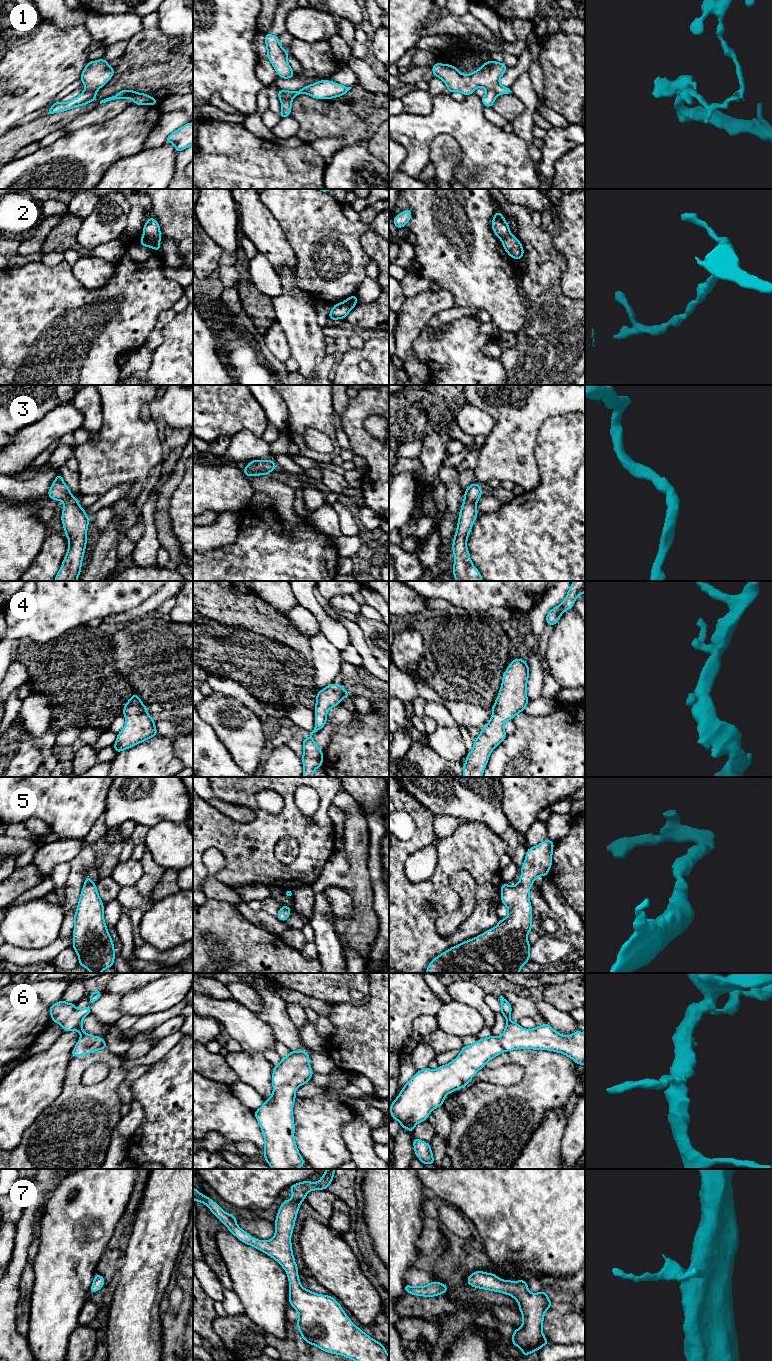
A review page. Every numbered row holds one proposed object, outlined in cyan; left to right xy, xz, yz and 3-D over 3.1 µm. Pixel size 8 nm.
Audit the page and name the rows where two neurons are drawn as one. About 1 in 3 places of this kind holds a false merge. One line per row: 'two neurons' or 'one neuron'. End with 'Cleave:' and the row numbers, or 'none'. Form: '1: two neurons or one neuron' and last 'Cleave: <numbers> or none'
1: two neurons
2: two neurons
3: one neuron
4: one neuron
5: one neuron
6: one neuron
7: one neuron
Cleave: 1, 2

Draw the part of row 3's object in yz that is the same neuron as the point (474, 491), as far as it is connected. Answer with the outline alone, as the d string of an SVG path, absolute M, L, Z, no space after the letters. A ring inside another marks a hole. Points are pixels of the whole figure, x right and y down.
M472 483L464 493L460 509L457 529L453 538L454 552L453 576L456 581L483 581L478 569L473 565L467 548L467 540L473 523L477 519L476 503L482 496L482 488L478 483Z

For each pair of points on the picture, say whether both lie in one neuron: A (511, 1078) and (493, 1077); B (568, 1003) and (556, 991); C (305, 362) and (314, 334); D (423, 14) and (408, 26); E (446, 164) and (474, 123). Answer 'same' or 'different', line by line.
A: same
B: same
C: same
D: same
E: different

